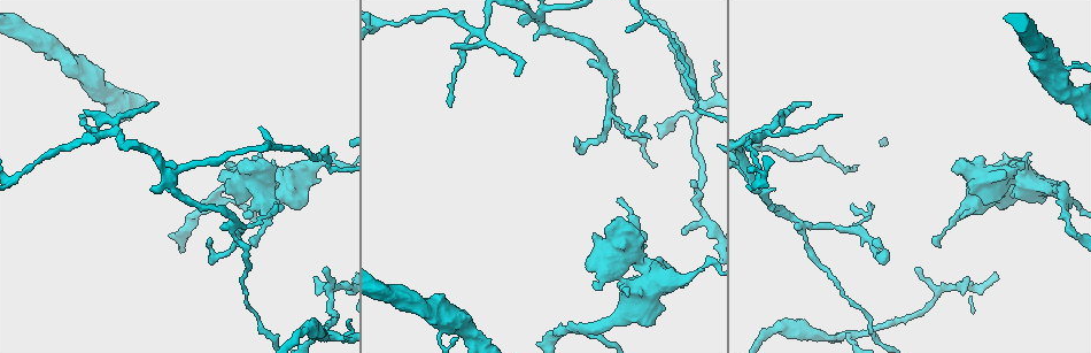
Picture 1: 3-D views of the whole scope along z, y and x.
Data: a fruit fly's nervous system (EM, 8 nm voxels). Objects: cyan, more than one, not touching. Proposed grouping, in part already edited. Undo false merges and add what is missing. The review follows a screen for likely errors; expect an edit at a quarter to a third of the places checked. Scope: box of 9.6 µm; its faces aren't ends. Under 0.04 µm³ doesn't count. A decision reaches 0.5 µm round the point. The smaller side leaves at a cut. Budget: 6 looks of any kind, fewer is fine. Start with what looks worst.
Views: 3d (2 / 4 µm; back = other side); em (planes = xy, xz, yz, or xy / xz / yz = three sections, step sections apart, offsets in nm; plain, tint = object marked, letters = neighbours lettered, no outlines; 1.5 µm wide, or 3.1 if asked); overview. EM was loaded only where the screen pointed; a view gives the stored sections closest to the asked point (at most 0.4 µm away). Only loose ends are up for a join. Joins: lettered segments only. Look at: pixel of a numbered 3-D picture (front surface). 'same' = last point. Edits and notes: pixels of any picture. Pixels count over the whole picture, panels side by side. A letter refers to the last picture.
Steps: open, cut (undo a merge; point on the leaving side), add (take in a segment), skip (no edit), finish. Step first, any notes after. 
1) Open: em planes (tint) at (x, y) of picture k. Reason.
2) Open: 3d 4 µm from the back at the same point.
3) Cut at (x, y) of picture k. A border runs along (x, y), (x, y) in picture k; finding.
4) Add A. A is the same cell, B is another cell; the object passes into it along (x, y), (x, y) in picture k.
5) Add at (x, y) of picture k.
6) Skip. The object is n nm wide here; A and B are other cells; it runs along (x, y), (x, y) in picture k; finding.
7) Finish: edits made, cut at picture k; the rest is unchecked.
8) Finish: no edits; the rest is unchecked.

Open: em planes (tint) at (634, 256) of picture 1. Sudden change in width.

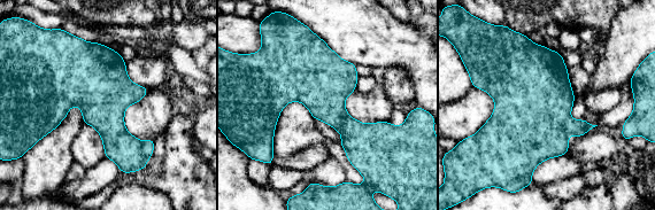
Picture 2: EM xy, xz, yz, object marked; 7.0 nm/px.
Open: em planes (letters) at the same point.

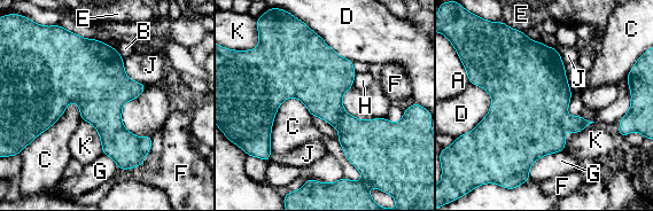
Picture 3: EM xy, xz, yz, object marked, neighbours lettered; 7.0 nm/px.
Skip. A, B, C, D, E, F, G, H, J and K are other cells; a border runs along (122, 59), (124, 72), (146, 86) in picture 3; one cell here.

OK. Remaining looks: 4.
Open: 3d 2 µm at (344, 162) of picture 1. Sharp bend.

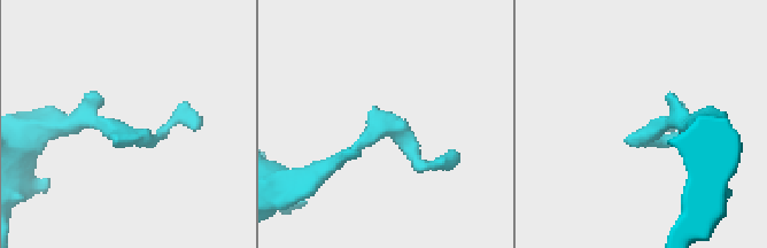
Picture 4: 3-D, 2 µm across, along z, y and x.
Open: em xz step 8 (tint) at (647, 131) of picture 4.

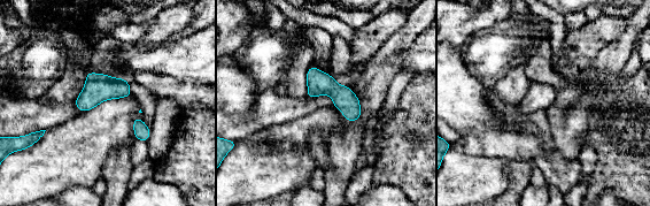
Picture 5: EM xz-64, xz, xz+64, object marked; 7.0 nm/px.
Open: em xy step 4 (letters) at the same point.

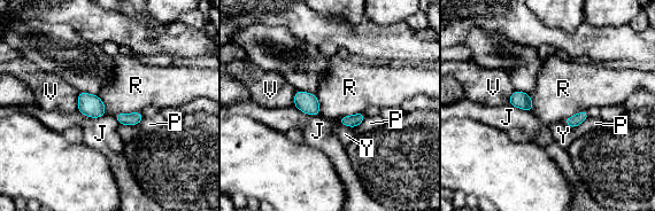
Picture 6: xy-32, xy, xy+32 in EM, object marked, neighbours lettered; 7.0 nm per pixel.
Skip. The object is 100 nm wide here; J, P, R, V and Y are other cells; a border runs along (140, 111), (116, 112), (113, 115) in picture 6; one cell here.

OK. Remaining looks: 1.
Finish: no edits; the rest is unchecked.

